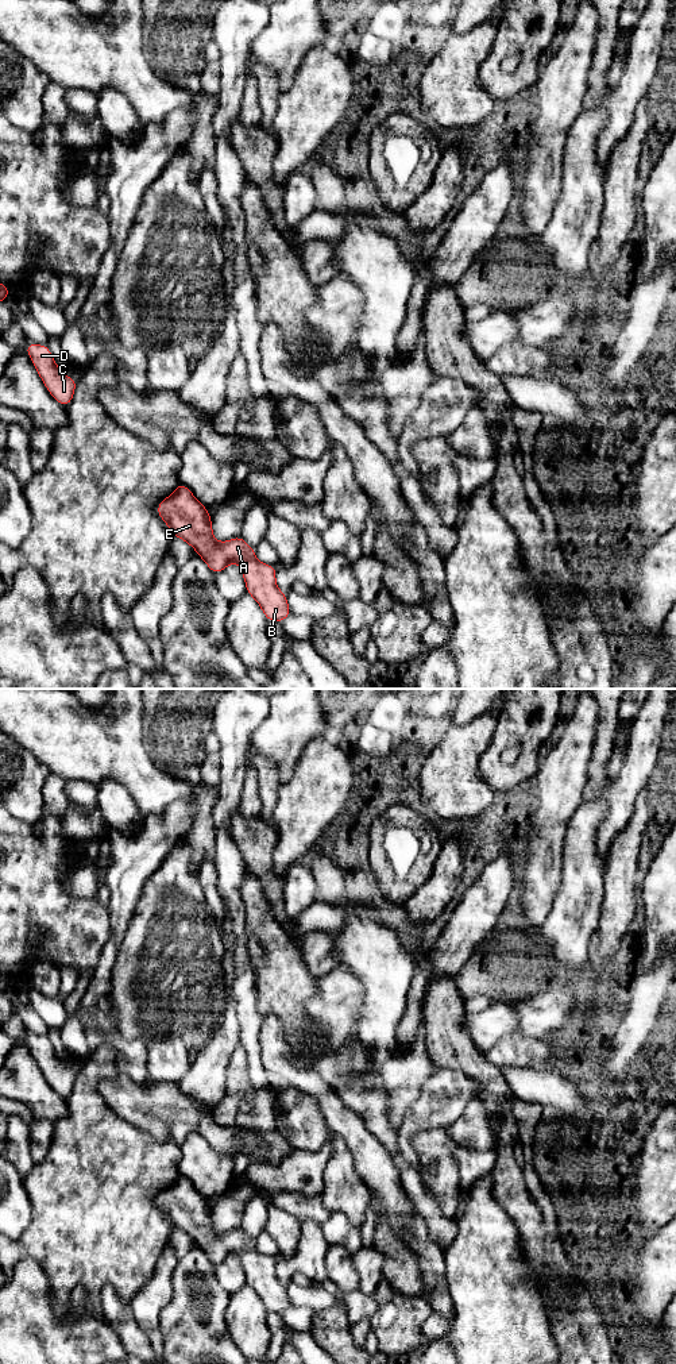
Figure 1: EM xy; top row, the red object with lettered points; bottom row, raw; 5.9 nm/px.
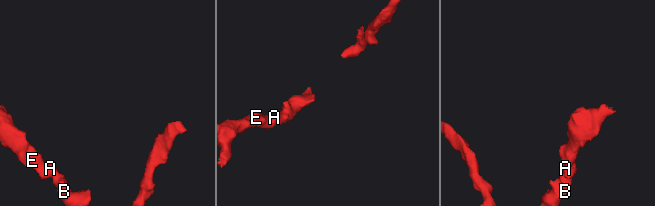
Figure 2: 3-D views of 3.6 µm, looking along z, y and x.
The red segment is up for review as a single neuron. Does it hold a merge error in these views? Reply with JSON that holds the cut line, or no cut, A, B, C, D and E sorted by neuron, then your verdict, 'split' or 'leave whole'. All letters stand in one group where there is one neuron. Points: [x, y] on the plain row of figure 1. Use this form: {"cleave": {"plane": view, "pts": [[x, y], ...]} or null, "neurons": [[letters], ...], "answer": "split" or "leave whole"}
{"cleave": null, "neurons": [["A", "B", "C", "D", "E"]], "answer": "leave whole"}

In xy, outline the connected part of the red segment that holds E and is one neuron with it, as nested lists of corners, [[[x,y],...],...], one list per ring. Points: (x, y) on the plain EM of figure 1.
[[[178,1175],[175,1182],[159,1194],[157,1203],[171,1226],[189,1234],[213,1265],[221,1264],[229,1255],[240,1256],[247,1284],[260,1296],[266,1311],[281,1314],[291,1306],[287,1290],[275,1274],[277,1259],[260,1255],[255,1249],[255,1240],[242,1228],[224,1234],[216,1233],[212,1207],[185,1176]]]

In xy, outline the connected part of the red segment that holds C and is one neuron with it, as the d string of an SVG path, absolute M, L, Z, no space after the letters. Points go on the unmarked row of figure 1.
M27 1033L24 1043L28 1044L49 1084L66 1099L74 1087L77 1072L59 1061L47 1037Z

